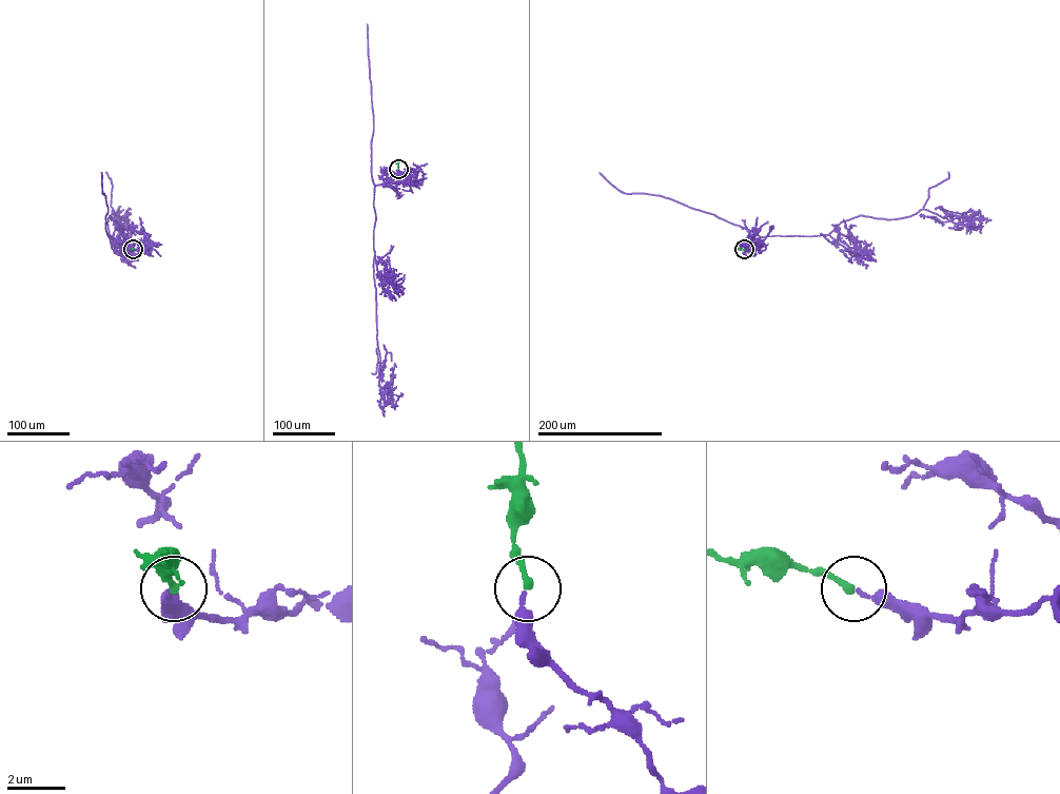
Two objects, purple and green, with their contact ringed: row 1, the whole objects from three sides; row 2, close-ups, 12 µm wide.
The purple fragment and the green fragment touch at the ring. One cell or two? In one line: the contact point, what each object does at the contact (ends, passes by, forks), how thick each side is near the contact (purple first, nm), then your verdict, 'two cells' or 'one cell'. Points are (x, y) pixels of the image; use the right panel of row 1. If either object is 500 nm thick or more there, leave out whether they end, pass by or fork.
(744, 249) | purple ends | green ends | 240/240 nm | one cell

